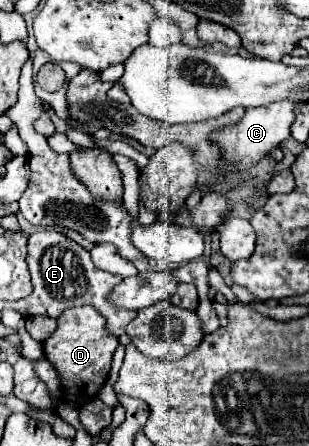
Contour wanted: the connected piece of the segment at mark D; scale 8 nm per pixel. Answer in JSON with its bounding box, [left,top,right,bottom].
[41,306,119,406]

